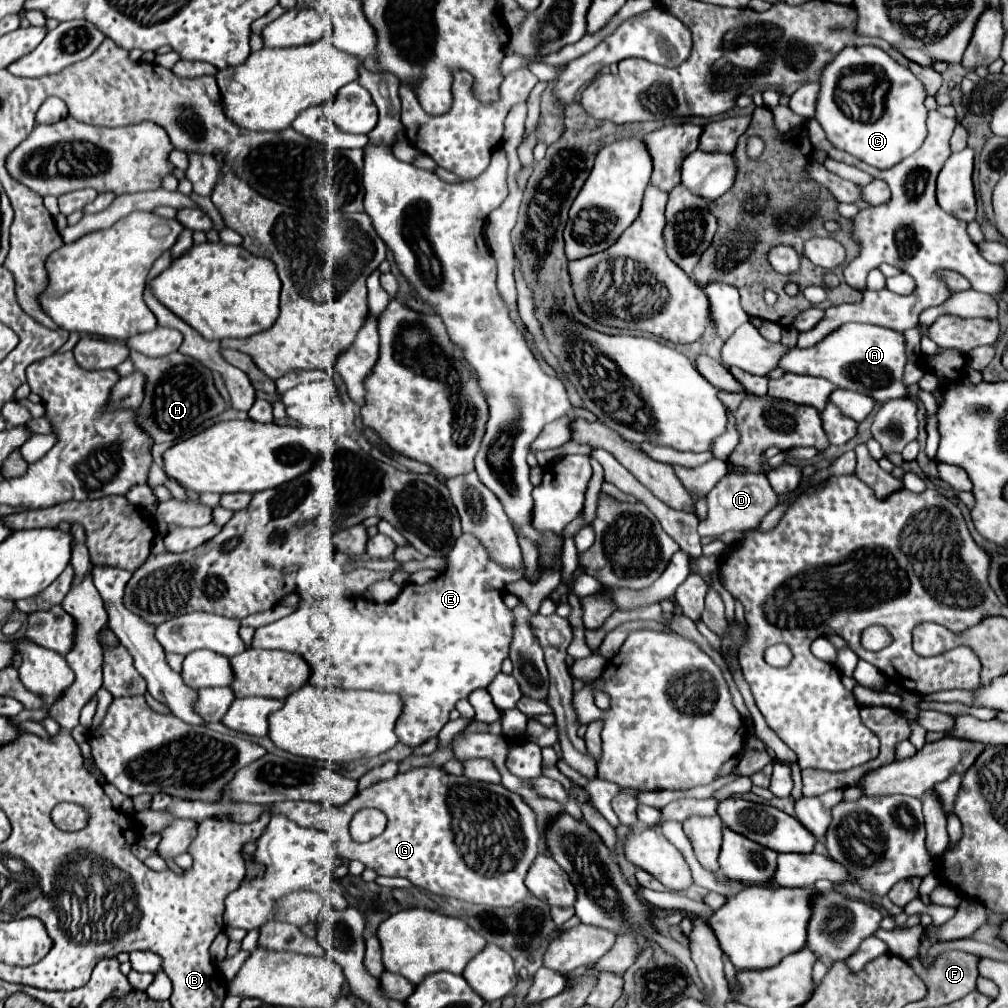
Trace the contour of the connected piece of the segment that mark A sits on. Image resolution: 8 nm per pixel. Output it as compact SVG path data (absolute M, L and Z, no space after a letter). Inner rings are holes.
M846 323L810 349L794 347L788 355L782 357L780 367L800 375L824 377L840 389L860 391L878 403L884 403L888 399L908 395L908 387L902 381L906 361L906 339L902 333L878 325Z

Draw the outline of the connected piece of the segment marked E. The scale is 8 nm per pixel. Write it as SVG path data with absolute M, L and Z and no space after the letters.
M462 533L448 553L448 567L436 579L428 581L428 587L408 583L392 603L372 603L360 597L302 601L288 617L256 629L252 647L282 649L302 655L312 667L310 685L316 687L336 685L344 689L398 693L404 701L404 713L396 723L396 735L400 743L418 747L438 735L460 699L466 699L474 689L488 687L500 673L500 665L510 651L514 629L512 609L502 601L506 593L504 585L522 579L524 573L524 565L520 569L508 569L496 563L476 535Z

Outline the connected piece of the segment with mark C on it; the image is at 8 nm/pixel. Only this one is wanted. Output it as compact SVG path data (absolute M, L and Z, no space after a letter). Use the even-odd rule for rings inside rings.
M846 47L840 51L830 65L820 75L820 95L818 95L818 107L816 107L816 119L824 127L826 137L830 139L832 145L836 145L842 151L848 151L850 155L862 159L864 163L878 167L878 169L890 169L908 155L912 155L926 137L926 115L928 109L924 105L926 99L926 89L910 69L904 69L900 63L896 63L888 53L884 53L878 47ZM880 67L890 89L884 97L884 111L876 121L870 121L868 113L860 119L854 117L850 109L842 109L838 103L838 87L840 87L840 77L844 71L856 71L856 69L872 69Z

